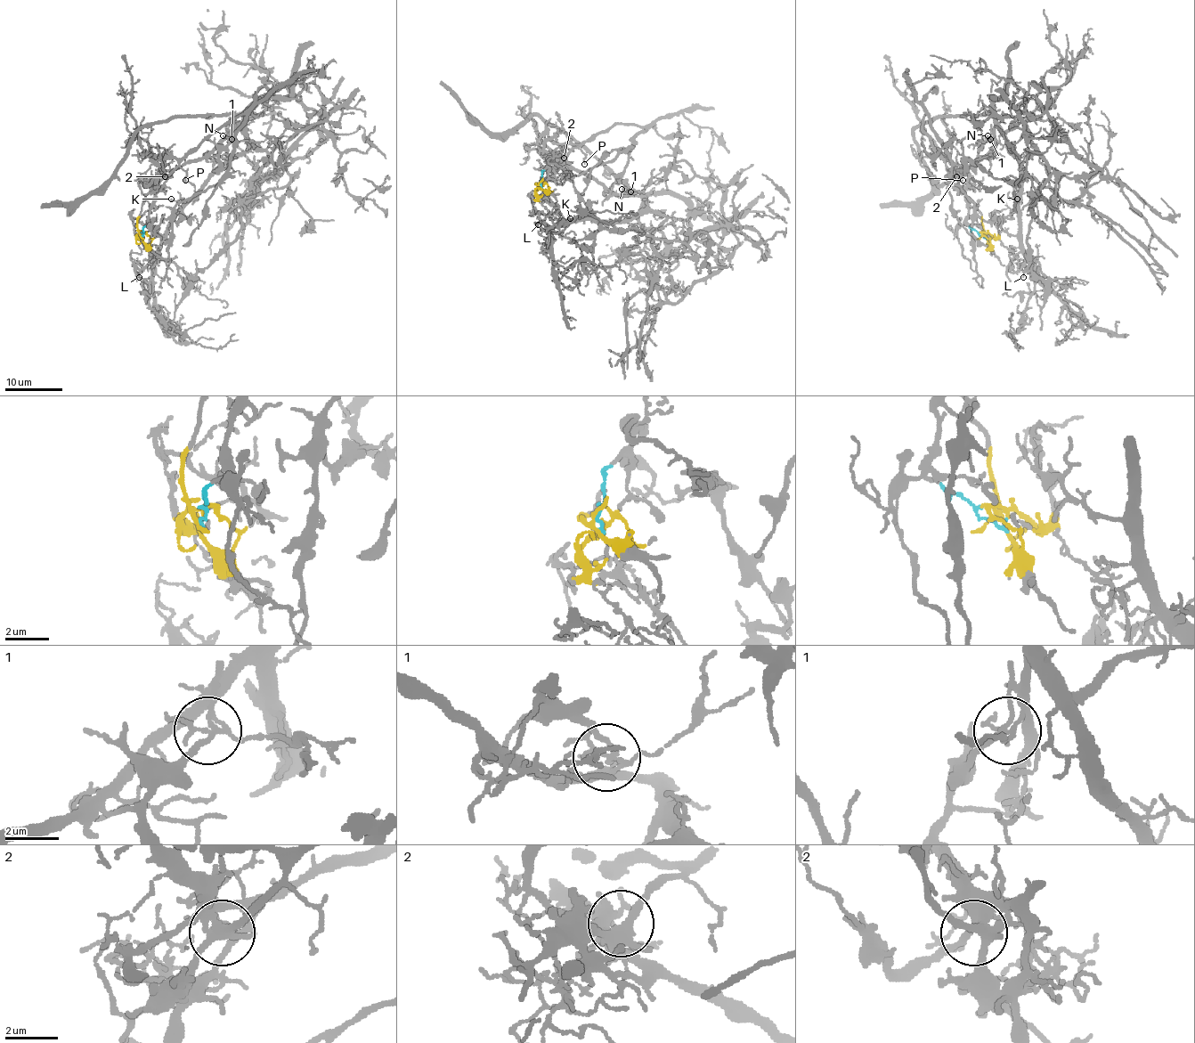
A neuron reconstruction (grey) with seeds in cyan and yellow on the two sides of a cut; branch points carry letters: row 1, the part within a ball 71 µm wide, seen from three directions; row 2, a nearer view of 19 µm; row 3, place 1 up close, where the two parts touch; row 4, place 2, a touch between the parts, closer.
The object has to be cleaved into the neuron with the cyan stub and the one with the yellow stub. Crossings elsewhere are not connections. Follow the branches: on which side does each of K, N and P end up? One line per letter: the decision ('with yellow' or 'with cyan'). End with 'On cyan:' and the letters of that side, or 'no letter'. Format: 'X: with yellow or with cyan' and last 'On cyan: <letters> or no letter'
K: with cyan
N: with cyan
P: with yellow
On cyan: K, N

